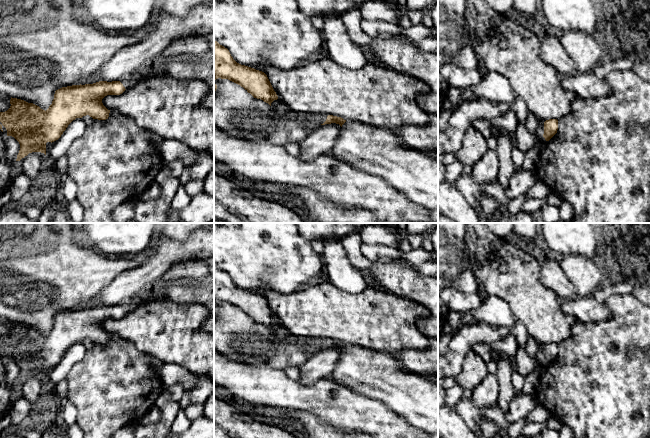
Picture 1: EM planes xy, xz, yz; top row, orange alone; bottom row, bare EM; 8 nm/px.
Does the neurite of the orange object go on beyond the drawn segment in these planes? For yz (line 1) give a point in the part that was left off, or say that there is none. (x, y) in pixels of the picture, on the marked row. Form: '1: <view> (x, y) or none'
1: none

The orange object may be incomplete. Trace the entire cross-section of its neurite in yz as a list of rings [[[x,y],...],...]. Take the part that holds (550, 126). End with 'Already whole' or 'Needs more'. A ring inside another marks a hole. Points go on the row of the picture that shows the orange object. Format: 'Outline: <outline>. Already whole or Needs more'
Outline: [[[549,119],[544,122],[544,134],[543,137],[546,141],[549,141],[558,130],[558,120],[557,119]]]. Already whole

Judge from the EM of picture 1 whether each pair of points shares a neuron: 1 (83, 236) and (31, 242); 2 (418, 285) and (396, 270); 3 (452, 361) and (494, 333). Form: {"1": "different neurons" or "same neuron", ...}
{"1": "different neurons", "2": "same neuron", "3": "same neuron"}

